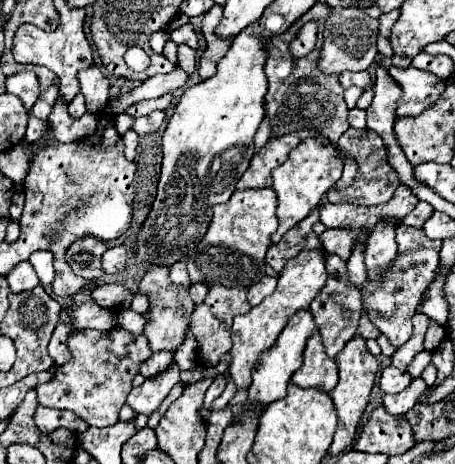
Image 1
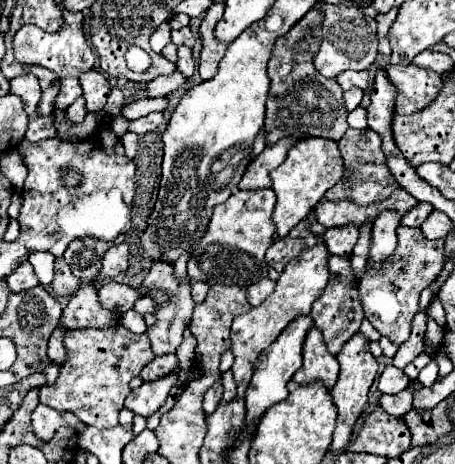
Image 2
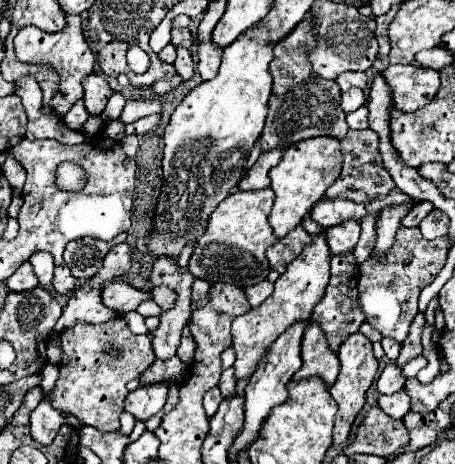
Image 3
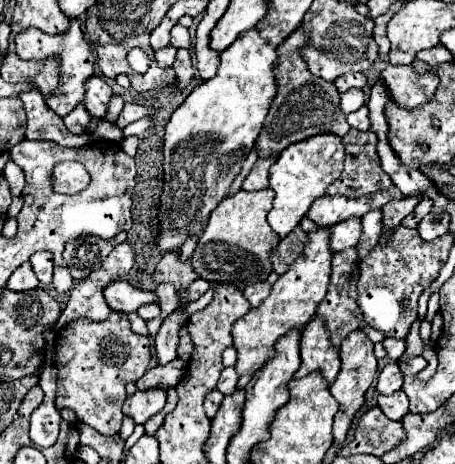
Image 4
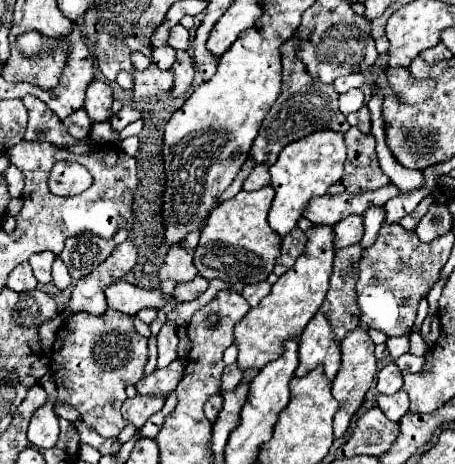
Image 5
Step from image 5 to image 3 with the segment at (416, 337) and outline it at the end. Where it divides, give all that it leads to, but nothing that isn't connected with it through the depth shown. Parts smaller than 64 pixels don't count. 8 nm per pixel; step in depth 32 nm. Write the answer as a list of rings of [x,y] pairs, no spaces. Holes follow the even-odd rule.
[[[418,313],[410,326],[410,334],[408,334],[408,340],[404,340],[404,346],[402,346],[402,352],[396,360],[396,364],[406,364],[408,360],[416,358],[422,354],[422,342],[420,342],[420,334],[422,334],[422,326],[424,326],[425,316],[424,313]]]

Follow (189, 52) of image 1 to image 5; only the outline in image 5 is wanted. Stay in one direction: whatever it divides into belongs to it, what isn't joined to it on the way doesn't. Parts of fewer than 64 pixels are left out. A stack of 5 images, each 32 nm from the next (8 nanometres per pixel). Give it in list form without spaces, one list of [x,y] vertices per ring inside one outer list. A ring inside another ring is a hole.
[[[180,50],[176,54],[176,62],[172,66],[172,72],[174,72],[174,88],[170,92],[170,98],[174,96],[182,96],[190,86],[192,86],[192,80],[194,80],[194,66],[192,66],[192,58],[188,52]]]

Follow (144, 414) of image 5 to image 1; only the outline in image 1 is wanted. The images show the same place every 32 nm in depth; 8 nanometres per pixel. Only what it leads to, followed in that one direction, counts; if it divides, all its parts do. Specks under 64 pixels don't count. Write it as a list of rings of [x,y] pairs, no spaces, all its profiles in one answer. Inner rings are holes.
[[[174,364],[166,372],[154,376],[154,378],[148,378],[142,386],[132,388],[132,392],[126,398],[126,404],[136,414],[150,416],[152,412],[158,410],[158,406],[168,396],[172,386],[176,386],[178,382],[180,382],[180,368],[178,368],[178,364]]]

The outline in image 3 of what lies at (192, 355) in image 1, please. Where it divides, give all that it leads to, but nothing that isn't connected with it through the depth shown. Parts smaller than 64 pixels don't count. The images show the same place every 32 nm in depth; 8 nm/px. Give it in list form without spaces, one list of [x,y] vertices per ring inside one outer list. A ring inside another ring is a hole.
[[[184,326],[182,328],[182,342],[180,342],[180,346],[178,346],[178,354],[176,354],[186,366],[192,362],[192,356],[194,356],[194,340],[192,340],[192,336],[190,336],[190,332],[188,332],[188,328]]]

